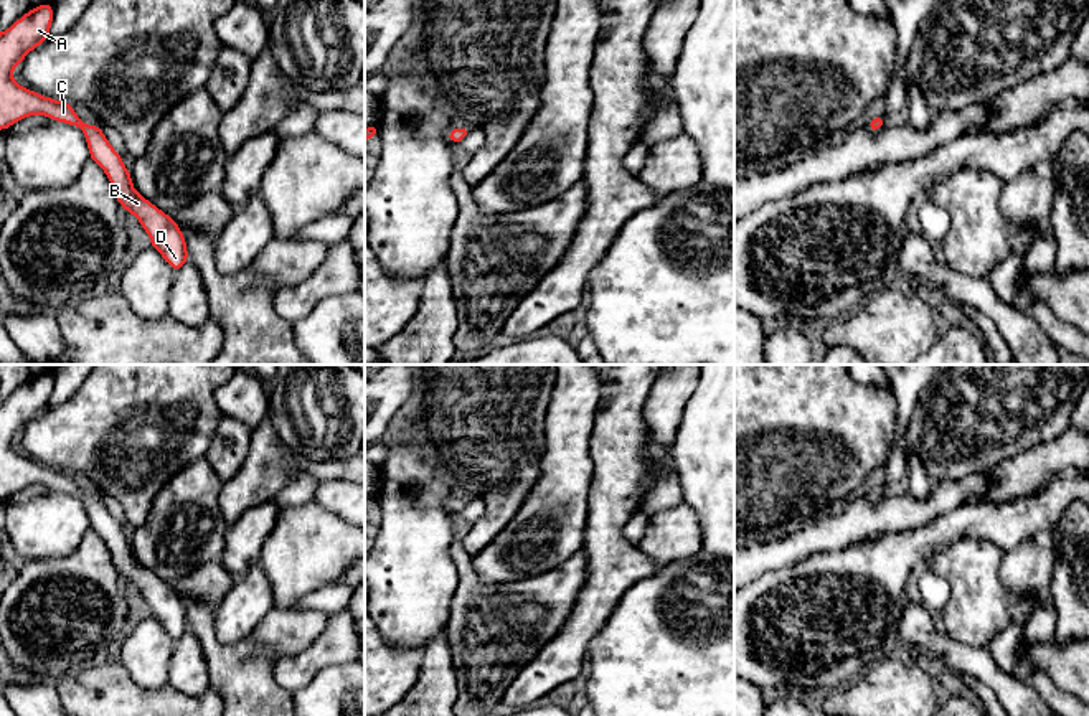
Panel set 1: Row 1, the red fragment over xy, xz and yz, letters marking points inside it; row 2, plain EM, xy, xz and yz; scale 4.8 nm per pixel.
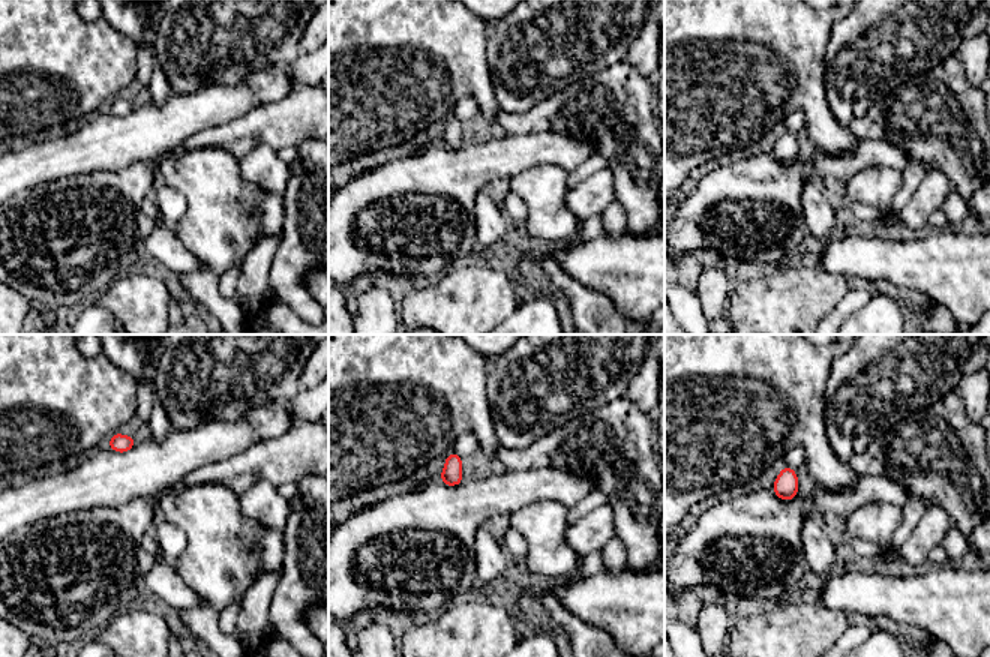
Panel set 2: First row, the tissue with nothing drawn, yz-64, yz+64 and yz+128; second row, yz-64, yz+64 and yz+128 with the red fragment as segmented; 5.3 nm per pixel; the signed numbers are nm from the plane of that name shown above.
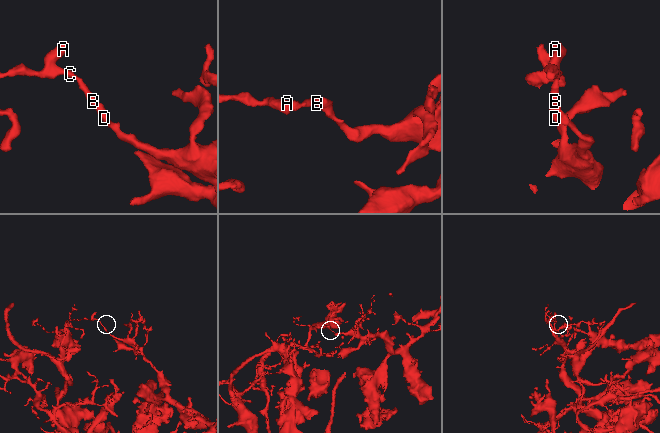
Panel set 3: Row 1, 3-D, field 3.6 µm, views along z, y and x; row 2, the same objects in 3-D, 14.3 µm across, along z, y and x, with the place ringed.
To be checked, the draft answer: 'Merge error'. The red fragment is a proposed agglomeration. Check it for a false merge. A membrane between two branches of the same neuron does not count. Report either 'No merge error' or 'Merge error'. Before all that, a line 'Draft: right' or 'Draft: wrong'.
Draft: wrong
No merge error

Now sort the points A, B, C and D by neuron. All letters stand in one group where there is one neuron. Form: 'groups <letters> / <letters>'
groups A B C D

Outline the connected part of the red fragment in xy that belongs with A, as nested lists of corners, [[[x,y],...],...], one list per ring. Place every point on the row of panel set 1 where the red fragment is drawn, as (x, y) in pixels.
[[[45,3],[30,10],[7,31],[0,33],[0,130],[7,130],[16,120],[33,114],[79,127],[84,132],[91,160],[106,172],[117,201],[140,221],[152,247],[177,272],[188,261],[182,229],[173,218],[137,193],[132,186],[130,172],[124,167],[122,157],[107,142],[101,127],[84,124],[71,104],[40,96],[18,86],[12,78],[12,71],[23,58],[50,36],[51,23],[53,5]]]

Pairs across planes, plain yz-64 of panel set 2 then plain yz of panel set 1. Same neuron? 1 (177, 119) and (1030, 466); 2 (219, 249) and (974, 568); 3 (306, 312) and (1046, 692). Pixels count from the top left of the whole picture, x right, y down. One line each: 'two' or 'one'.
1: two
2: one
3: one

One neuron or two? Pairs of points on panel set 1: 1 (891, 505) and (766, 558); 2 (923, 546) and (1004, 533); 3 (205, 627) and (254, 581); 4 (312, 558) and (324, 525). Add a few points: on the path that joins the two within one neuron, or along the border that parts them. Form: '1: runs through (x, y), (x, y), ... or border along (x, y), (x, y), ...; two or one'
1: runs through (860, 520), (797, 545); one
2: runs through (942, 532), (947, 528), (984, 528); one
3: border along (213, 612), (220, 642), (236, 644), (251, 632); two
4: runs through (312, 550), (312, 540), (319, 533); one

